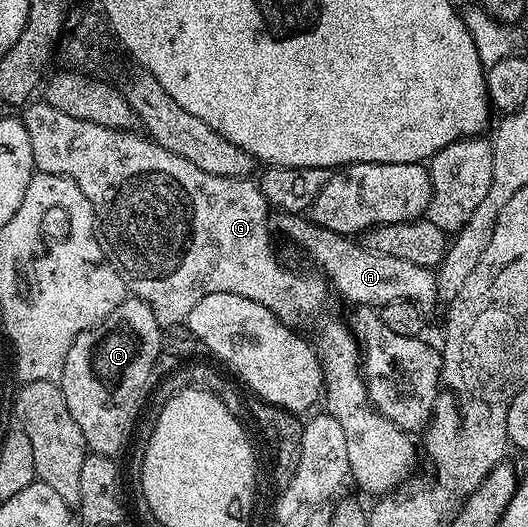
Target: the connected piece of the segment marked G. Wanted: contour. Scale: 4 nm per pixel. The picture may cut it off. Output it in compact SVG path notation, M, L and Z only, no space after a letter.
M42 99L32 100L23 111L24 113L21 113L21 120L25 131L29 131L29 147L33 147L33 159L35 160L36 170L40 173L52 173L53 175L61 175L62 177L71 177L73 183L77 183L77 187L81 187L81 191L85 191L85 199L89 199L89 203L95 212L99 246L105 251L105 255L111 260L111 265L121 275L123 282L127 284L128 290L134 296L140 297L150 307L160 327L168 327L167 325L182 326L187 320L189 311L193 311L193 307L197 307L197 303L201 299L205 299L205 295L213 295L214 293L245 295L245 299L253 299L253 303L261 303L261 307L273 311L275 320L283 321L292 327L311 325L312 331L315 332L315 337L313 336L315 353L319 356L319 362L323 368L323 397L325 398L325 402L327 401L325 409L326 412L331 414L333 419L337 419L337 423L341 423L341 431L345 431L345 448L349 450L349 467L351 468L349 474L350 480L352 482L355 480L365 492L375 493L374 495L386 495L400 488L408 480L407 472L415 465L415 449L417 453L416 442L415 445L411 442L412 434L393 424L385 414L378 413L374 405L371 404L371 400L367 394L367 385L363 382L360 342L356 341L355 335L351 332L346 320L338 321L337 318L323 313L323 304L327 301L327 293L329 294L328 282L319 275L314 277L311 273L294 273L293 270L286 269L279 262L279 257L275 254L275 245L271 242L273 229L269 224L269 213L267 217L269 206L265 195L259 190L258 184L254 180L241 177L209 175L209 171L201 171L201 167L189 163L189 159L181 159L181 155L173 155L173 151L165 151L165 147L161 147L156 141L152 141L146 135L138 137L138 132L135 131L110 129L109 127L103 127L101 123L85 123L81 119L73 119L73 115L65 115L65 111L57 111L57 107L49 107L49 103Z

